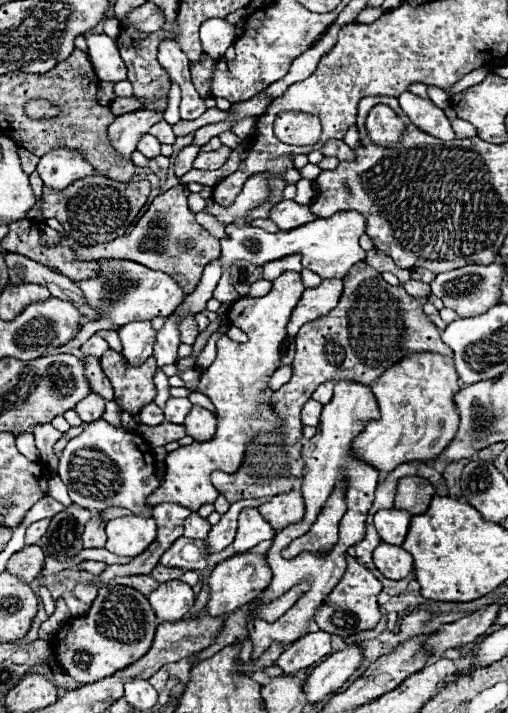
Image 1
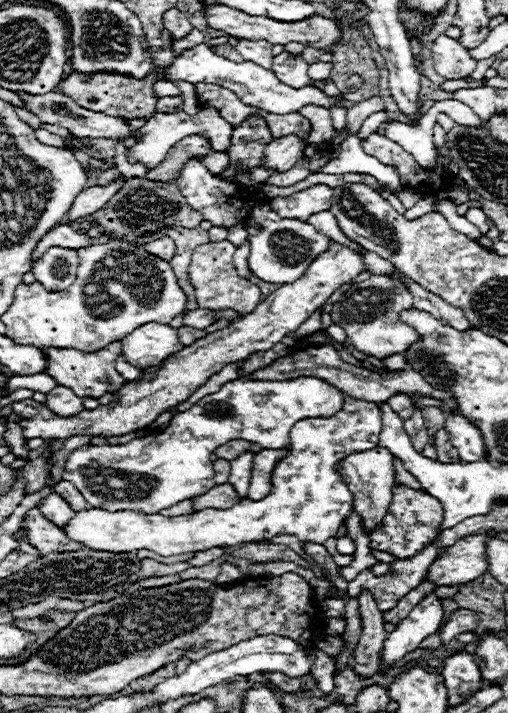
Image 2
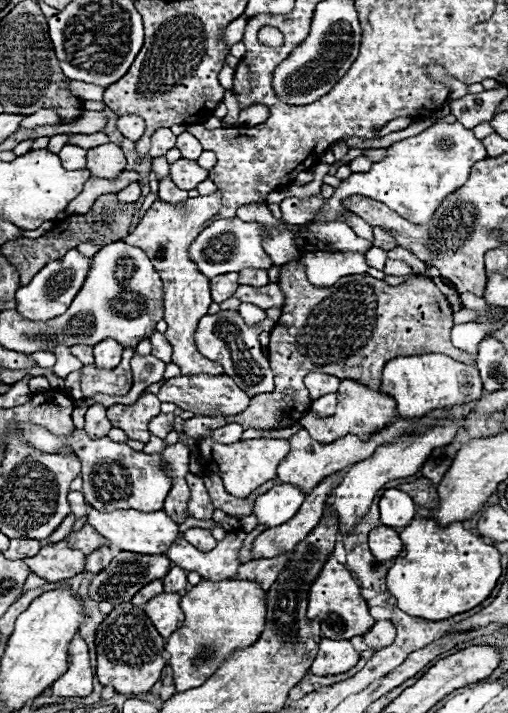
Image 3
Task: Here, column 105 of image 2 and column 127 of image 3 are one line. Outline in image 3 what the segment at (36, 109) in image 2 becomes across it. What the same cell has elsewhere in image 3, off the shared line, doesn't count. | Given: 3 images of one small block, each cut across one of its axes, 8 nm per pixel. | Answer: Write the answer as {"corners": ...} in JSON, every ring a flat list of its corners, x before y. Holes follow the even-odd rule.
{"corners":[[124,114,124,116,118,118,116,128,118,128,126,138,130,138,132,142,136,142,136,140,142,138,142,134,144,134,144,120,142,120,140,116,136,116,136,114]]}

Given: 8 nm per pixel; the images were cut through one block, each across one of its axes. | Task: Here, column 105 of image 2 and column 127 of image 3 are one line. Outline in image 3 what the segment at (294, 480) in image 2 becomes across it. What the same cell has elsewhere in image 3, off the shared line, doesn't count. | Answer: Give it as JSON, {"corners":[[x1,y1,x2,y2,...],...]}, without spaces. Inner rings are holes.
{"corners":[[90,508,88,512,88,524,94,526,112,546,136,552,136,554,148,554,158,556,164,554,176,540,178,540,178,524,174,524,164,510,156,512,138,512,138,510,112,510,112,512,100,512]]}

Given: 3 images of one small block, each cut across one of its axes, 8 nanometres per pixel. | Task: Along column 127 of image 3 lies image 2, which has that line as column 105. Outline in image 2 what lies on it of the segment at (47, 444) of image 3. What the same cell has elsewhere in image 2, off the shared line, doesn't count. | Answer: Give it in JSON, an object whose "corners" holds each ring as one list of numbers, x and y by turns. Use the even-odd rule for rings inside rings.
{"corners":[[302,376,302,378,296,378,296,380,272,380,272,382,270,382,270,380,232,380,232,382,224,384,218,392,208,394,208,396,204,396,202,400,198,400,198,402,196,402,192,408,188,408,186,412,176,414,176,416,172,418,170,426,164,428,162,432,154,432,154,434,148,434,148,436,144,436,144,438,136,438,136,440,132,440,132,442,128,442,128,444,122,444,122,446,90,446,90,444,86,444,86,446,82,446,82,448,76,448,76,450,70,454,70,458,68,458,66,472,64,472,64,480,74,482,74,486,82,492,82,496,84,496,94,508,106,508,106,510,110,510,110,512,116,512,116,510,134,510,134,512,142,512,142,514,158,514,162,508,170,508,170,506,174,506,174,504,178,504,178,502,190,500,190,498,194,498,194,496,198,496,198,494,204,494,206,490,210,490,210,488,214,486,214,472,212,472,210,454,212,454,218,446,222,446,222,444,226,444,226,442,238,438,238,440,246,440,246,442,260,444,262,448,278,450,278,448,282,448,282,446,288,444,288,434,290,434,290,428,294,426,294,422,298,422,298,420,302,420,302,418,310,418,310,416,330,416,330,414,338,412,340,406,342,406,342,392,340,392,338,388,330,386,328,382,318,380,318,378,306,378,306,376]]}

